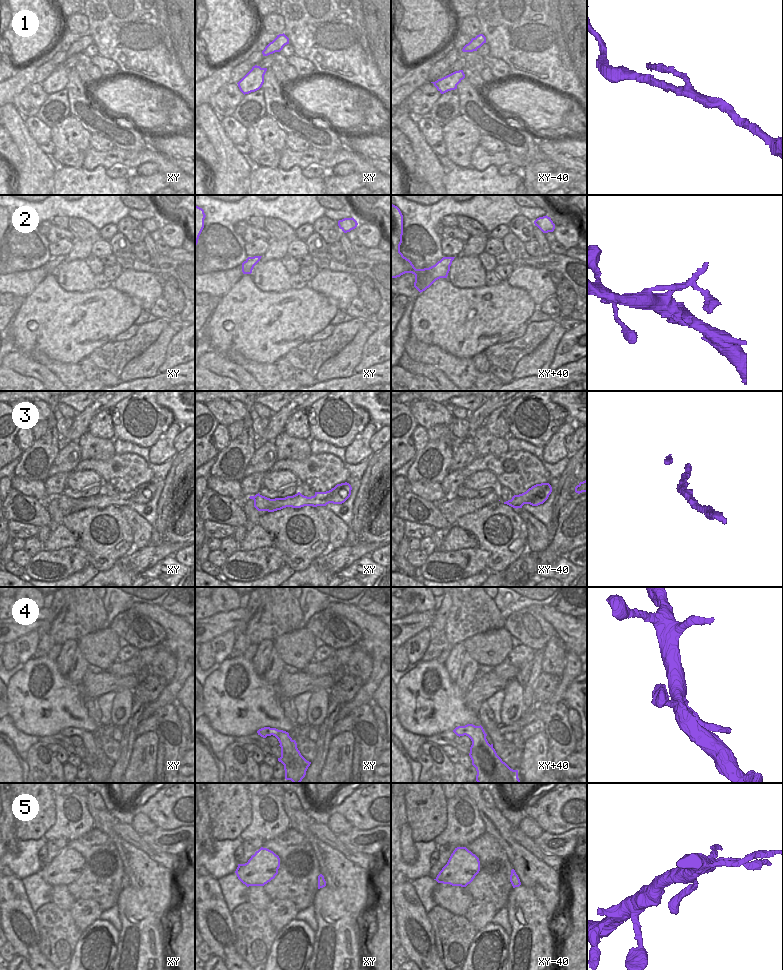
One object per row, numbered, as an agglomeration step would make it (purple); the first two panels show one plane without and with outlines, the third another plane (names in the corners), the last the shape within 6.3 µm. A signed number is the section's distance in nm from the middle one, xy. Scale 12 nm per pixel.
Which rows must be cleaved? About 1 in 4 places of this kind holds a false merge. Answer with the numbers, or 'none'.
2

